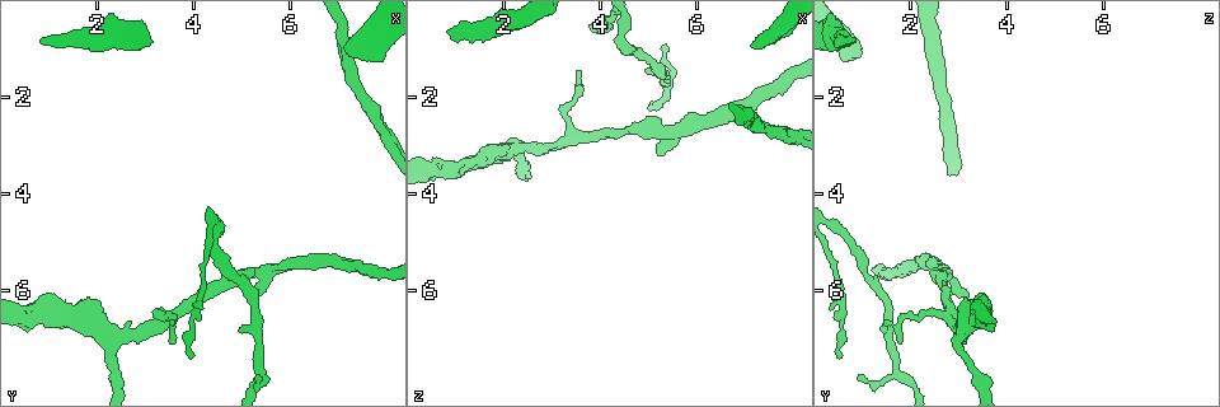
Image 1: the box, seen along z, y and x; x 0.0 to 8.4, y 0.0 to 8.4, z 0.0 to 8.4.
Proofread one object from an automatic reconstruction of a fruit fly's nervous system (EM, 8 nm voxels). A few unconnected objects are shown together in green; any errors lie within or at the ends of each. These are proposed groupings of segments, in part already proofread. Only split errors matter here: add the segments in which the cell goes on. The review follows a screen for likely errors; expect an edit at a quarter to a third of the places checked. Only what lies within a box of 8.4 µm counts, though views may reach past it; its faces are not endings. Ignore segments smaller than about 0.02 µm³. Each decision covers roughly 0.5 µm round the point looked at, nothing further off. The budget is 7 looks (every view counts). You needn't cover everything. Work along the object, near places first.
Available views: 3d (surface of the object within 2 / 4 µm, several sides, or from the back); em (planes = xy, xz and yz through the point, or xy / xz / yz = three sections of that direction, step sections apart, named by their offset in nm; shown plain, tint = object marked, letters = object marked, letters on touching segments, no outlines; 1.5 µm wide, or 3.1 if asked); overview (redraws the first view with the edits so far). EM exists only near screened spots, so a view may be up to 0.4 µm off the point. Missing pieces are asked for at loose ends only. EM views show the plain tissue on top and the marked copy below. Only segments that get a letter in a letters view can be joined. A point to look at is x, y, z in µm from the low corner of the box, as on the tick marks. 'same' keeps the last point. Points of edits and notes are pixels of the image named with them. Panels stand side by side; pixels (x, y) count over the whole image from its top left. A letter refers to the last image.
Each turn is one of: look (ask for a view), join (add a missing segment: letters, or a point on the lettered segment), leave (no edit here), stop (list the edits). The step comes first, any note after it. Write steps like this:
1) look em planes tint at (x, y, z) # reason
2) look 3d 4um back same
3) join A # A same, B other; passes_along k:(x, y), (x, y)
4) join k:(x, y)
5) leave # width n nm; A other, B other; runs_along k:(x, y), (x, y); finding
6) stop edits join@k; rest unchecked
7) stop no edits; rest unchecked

look em planes letters at (5.35, 7.75, 0.90) # thin end

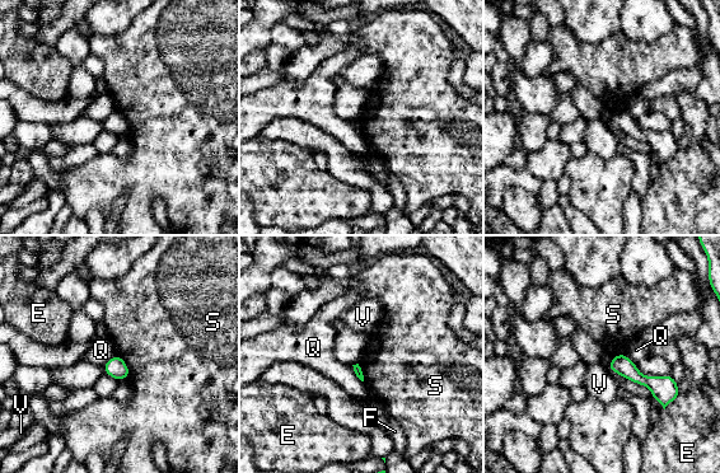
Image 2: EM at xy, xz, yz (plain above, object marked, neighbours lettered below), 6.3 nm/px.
leave # E other, F other, Q other, S other, V other; runs_along 2:(615, 360), (671, 397); no lettered segment goes on from it

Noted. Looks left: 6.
look 3d 2um at (3.65, 7.10, 1.80) # thin end

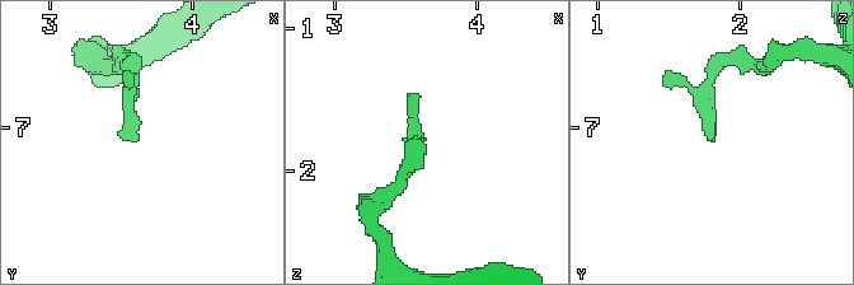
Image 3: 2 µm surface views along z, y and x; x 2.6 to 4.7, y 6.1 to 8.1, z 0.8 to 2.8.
look em planes tint at (3.62, 7.10, 1.78)

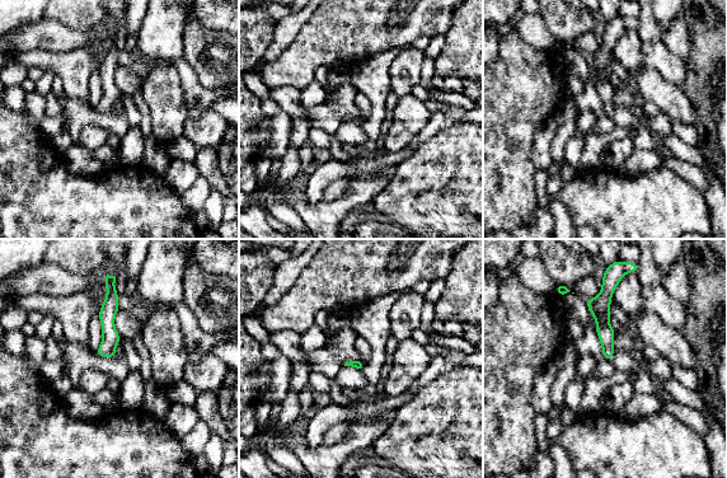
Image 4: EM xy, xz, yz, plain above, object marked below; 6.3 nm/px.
look em planes letters same # what lies round it

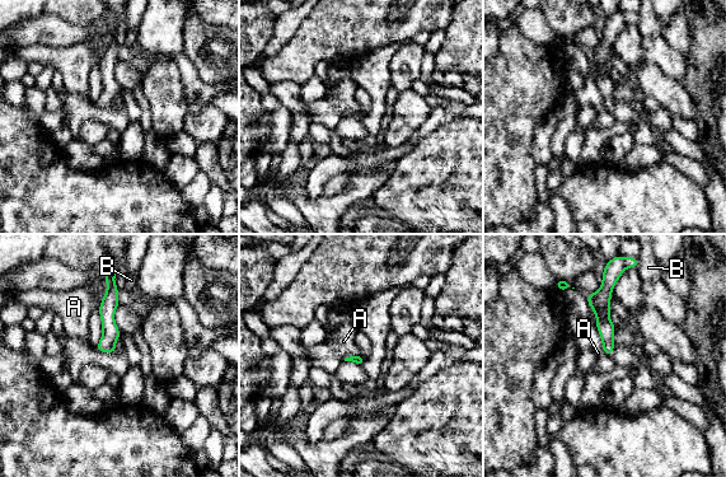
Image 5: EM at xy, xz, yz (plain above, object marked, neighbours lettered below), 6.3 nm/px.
leave # A other, B other; runs_along 5:(612, 280), (603, 295), (608, 351); none of them fits

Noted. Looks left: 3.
look 3d 4um at (1.00, 0.85, 0.85) # branch stops here

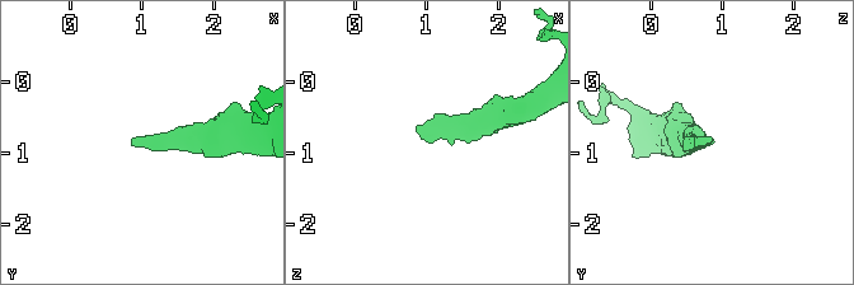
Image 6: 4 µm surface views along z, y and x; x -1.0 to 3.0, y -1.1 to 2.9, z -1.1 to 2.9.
look em planes letters at (1.00, 0.80, 0.85)

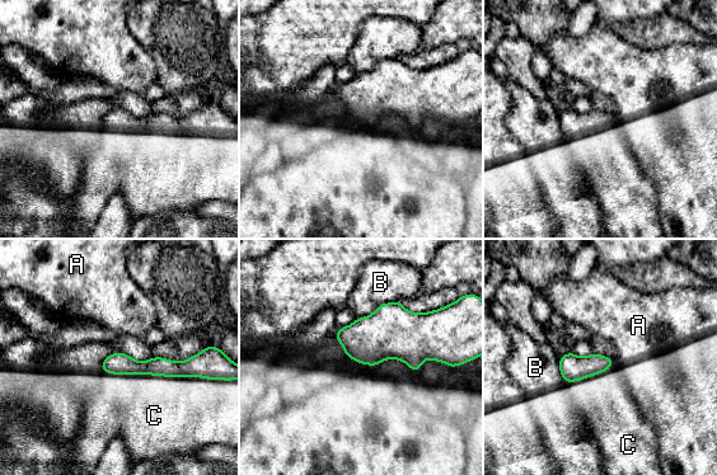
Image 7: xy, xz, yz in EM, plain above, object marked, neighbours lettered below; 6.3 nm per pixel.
join C # longest_contact C 650 nm; A other, B other, C same; it goes on there

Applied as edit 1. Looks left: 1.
stop edits join@7; rest unchecked

